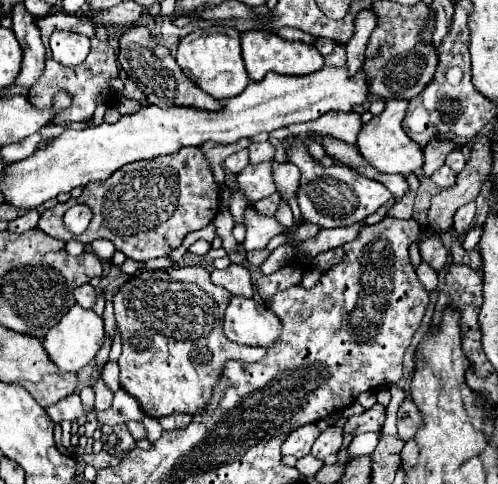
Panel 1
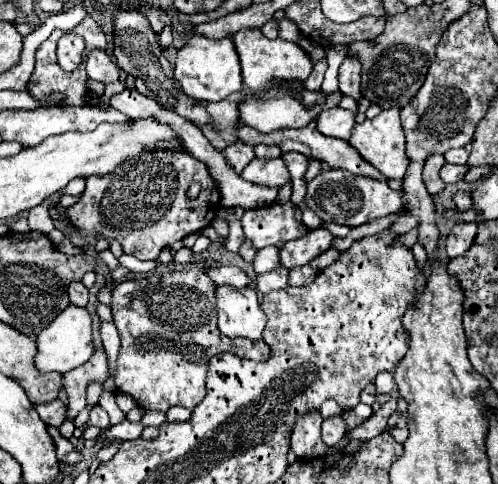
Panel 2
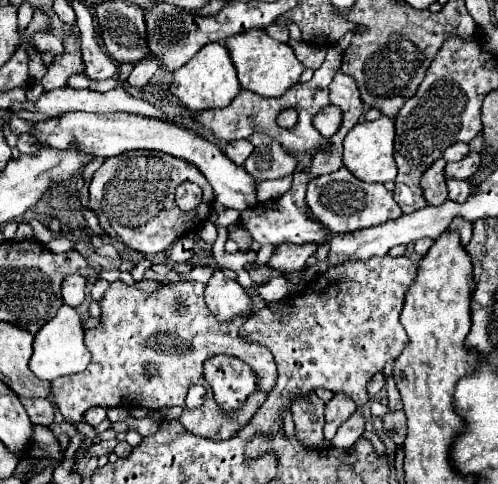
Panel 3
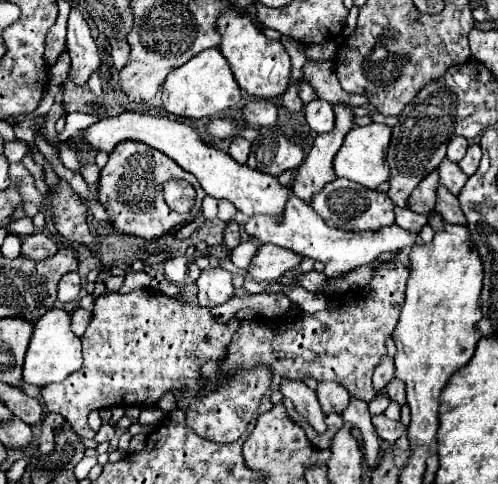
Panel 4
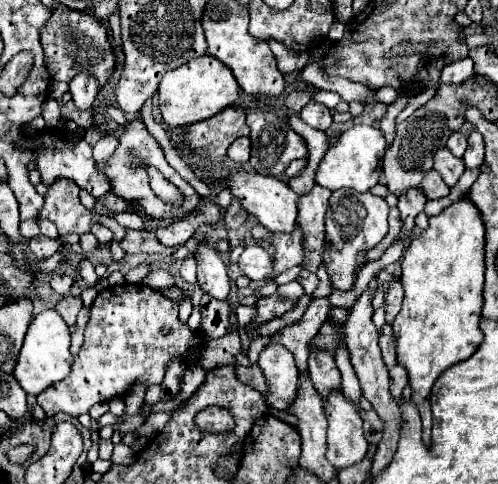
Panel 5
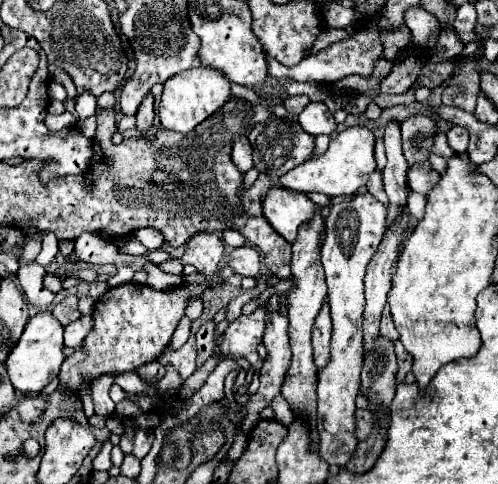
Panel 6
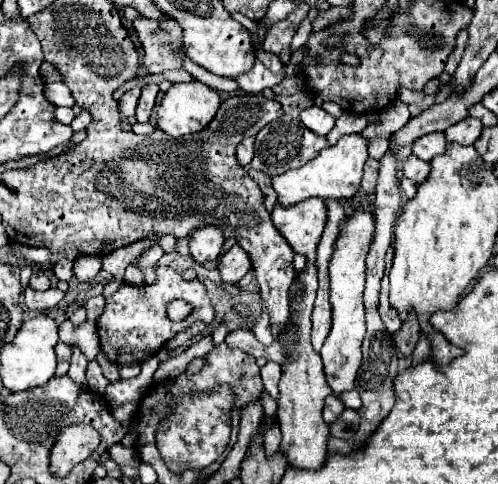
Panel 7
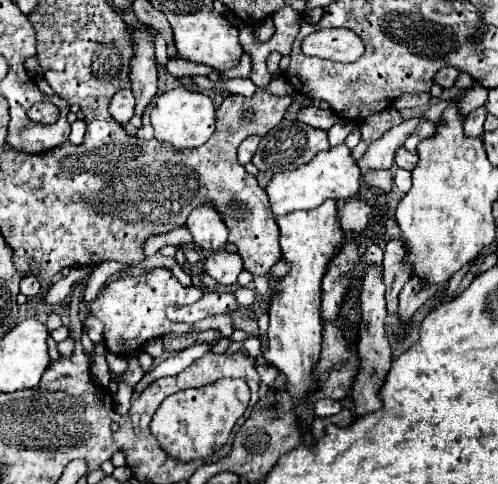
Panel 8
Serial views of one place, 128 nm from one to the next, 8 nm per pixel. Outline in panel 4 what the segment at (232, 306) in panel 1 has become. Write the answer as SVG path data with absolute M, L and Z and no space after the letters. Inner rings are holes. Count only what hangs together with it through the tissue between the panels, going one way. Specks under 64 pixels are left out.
M220 266L202 270L202 276L196 280L198 300L206 308L214 308L226 304L234 296L232 274Z

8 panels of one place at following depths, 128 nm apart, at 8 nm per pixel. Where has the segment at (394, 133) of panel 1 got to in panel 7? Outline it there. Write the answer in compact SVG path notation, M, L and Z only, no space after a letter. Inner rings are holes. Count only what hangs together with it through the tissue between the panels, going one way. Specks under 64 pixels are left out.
M346 134L334 146L328 146L324 152L320 152L312 162L272 178L272 186L278 192L278 202L284 206L292 206L312 196L336 200L352 198L360 190L362 168L366 160L368 160L368 138L364 138L362 134Z

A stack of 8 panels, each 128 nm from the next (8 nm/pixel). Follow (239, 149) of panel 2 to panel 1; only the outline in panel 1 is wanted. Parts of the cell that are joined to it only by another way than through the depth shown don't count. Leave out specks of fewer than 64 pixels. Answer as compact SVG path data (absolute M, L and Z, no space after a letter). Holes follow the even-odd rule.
M240 150L240 152L232 154L232 156L224 162L224 166L228 168L228 172L232 172L232 174L242 172L248 164L250 164L250 160L248 160L248 150Z

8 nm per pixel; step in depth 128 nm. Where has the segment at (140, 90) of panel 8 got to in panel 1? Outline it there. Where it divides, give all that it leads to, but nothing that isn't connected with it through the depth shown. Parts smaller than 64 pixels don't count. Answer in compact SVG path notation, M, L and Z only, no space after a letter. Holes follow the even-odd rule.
M182 148L172 156L128 164L128 168L120 168L112 180L86 184L82 196L76 198L76 204L88 204L94 214L90 226L80 236L70 234L62 226L62 214L72 202L44 210L38 228L48 236L66 242L76 240L90 244L96 238L108 238L116 250L126 254L126 258L146 262L150 258L168 256L172 250L180 248L188 232L200 230L214 220L220 210L220 186L214 182L212 170L200 148Z

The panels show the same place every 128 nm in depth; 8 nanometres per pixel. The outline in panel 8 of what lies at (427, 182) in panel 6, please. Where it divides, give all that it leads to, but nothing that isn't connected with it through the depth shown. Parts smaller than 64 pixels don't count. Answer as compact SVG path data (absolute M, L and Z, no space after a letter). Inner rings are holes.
M398 148L394 162L398 164L398 168L404 168L404 170L412 172L414 166L418 164L418 156L416 156L416 154L410 154L406 148Z

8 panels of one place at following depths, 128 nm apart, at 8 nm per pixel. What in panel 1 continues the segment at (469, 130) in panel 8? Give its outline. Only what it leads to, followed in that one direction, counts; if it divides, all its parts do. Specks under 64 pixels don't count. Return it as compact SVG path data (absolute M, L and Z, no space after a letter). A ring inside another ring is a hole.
M456 148L456 150L452 150L448 156L446 156L446 162L444 162L450 170L454 170L456 174L460 174L462 172L462 168L466 166L466 158L464 158L464 154Z

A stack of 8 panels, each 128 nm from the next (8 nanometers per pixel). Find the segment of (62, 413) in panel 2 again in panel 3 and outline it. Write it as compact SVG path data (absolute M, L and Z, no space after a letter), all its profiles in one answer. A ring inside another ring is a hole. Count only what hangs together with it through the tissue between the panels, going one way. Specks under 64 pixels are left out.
M20 398L26 412L30 414L32 424L42 424L42 426L50 426L54 422L54 404L46 398L32 398L32 400L24 400Z

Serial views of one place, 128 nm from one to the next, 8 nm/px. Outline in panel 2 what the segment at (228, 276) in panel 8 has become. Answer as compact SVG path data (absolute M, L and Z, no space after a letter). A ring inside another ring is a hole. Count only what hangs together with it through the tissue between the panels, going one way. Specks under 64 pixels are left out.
M326 228L312 230L308 234L304 234L302 238L296 238L292 242L288 242L280 250L280 262L286 268L296 268L296 266L310 264L316 256L326 252L334 244L334 240L336 240L336 236L332 232L328 232Z

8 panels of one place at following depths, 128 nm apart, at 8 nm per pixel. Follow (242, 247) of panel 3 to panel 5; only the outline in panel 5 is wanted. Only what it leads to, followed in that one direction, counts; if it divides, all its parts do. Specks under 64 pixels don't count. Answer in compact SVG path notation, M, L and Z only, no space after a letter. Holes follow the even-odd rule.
M232 202L232 204L228 206L228 210L224 212L224 224L226 224L226 228L238 228L238 226L244 224L246 216L248 216L246 210L240 208L240 204Z

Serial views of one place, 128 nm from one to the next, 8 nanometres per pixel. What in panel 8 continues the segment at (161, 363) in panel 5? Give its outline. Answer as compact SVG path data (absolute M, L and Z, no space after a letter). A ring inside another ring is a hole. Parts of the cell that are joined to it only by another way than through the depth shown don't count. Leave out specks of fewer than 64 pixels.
M154 268L148 274L142 276L122 276L118 280L108 282L102 292L98 294L98 298L90 304L92 314L104 324L104 344L108 348L108 352L116 354L116 356L134 356L138 354L148 340L160 338L164 334L184 334L184 332L192 332L192 330L220 330L222 336L230 338L234 328L232 328L232 320L230 316L224 314L216 314L216 316L208 316L204 320L200 320L198 324L176 324L170 322L164 316L164 308L168 304L192 304L196 302L204 292L198 290L196 286L182 286L176 276L172 274L172 270L168 268Z

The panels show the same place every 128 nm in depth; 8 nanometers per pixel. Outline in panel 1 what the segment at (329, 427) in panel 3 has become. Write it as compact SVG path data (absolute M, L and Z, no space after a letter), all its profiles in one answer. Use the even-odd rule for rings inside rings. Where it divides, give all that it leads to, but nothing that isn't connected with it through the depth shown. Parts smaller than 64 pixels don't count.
M330 426L328 430L324 430L324 432L316 438L316 442L314 442L314 446L312 446L312 456L318 458L318 460L324 460L324 458L336 454L336 452L342 448L342 440L344 440L344 438L342 438L342 428Z

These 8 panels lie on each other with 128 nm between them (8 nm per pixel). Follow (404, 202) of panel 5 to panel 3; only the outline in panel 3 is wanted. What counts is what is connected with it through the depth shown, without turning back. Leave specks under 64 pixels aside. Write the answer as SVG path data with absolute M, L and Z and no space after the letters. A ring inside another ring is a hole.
M444 158L436 160L436 162L424 172L424 176L422 176L422 180L420 180L420 186L422 186L422 190L424 190L426 202L428 202L430 206L440 206L440 204L446 202L446 198L448 198L444 166L446 166L446 160L444 160Z

